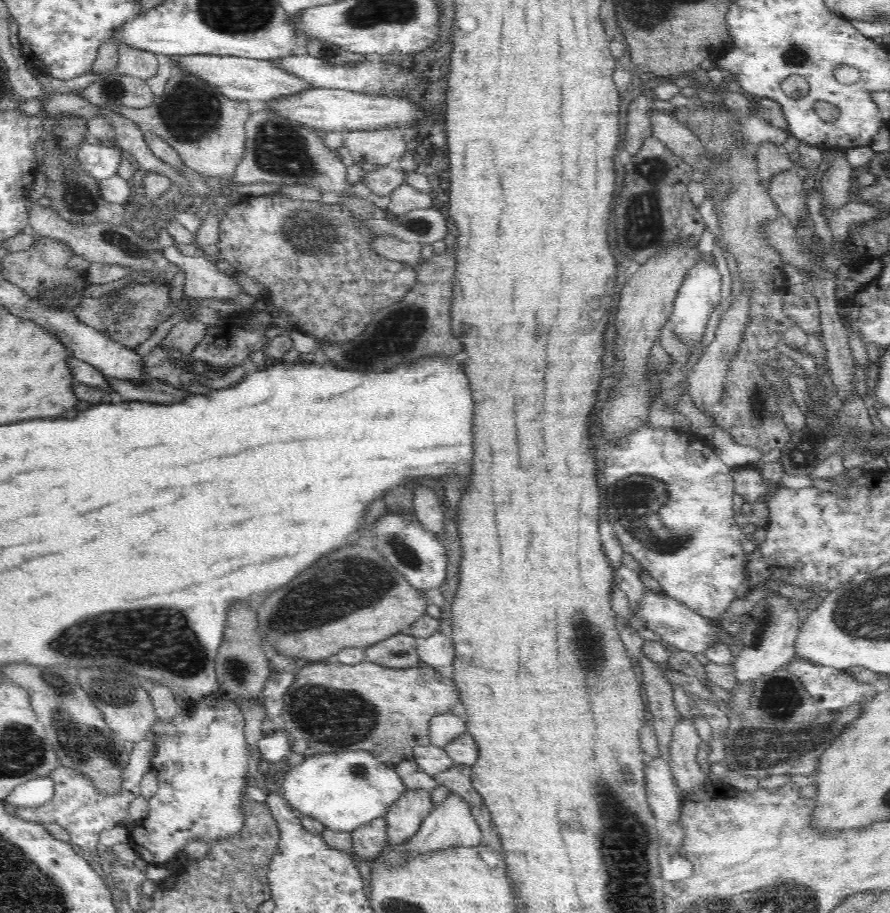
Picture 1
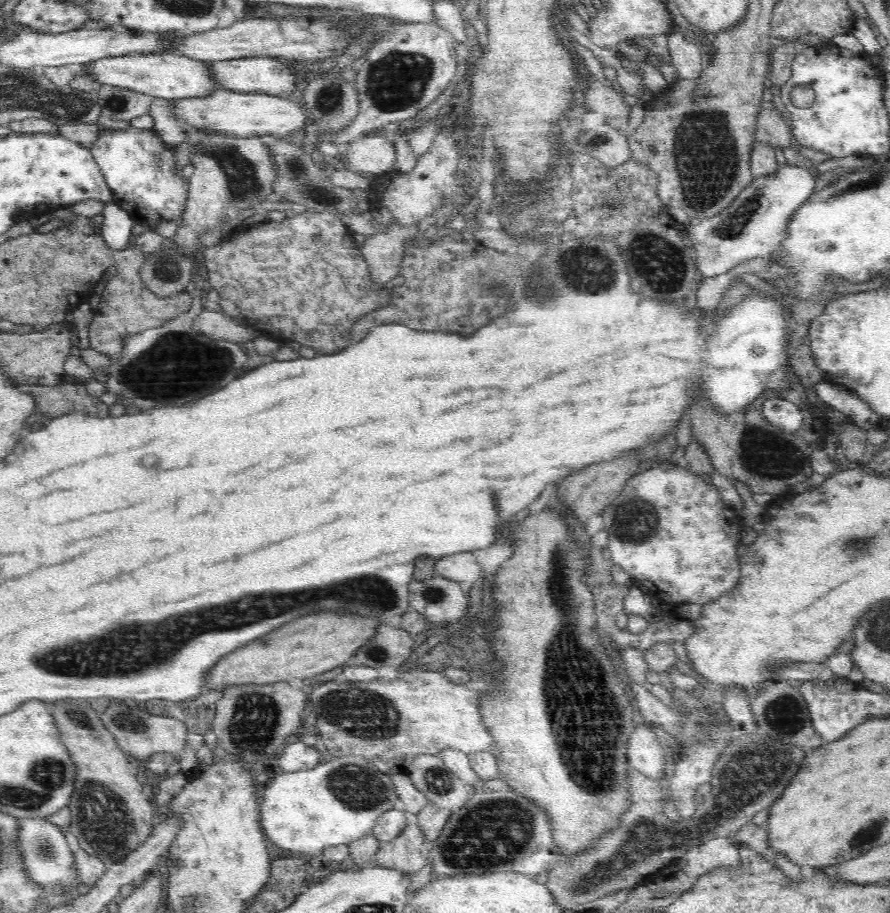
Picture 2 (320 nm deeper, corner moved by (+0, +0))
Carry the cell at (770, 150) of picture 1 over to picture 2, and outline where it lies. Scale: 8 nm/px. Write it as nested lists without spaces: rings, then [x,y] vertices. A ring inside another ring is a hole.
[[[775,107],[762,109],[757,116],[755,124],[755,140],[771,147],[781,146],[788,148],[792,142],[793,131],[784,120],[782,113]]]

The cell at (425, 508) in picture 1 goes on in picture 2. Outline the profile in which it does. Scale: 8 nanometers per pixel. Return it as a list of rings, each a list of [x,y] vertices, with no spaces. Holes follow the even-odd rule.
[[[472,552],[452,554],[435,561],[435,575],[456,582],[474,582],[480,578],[481,566]]]

